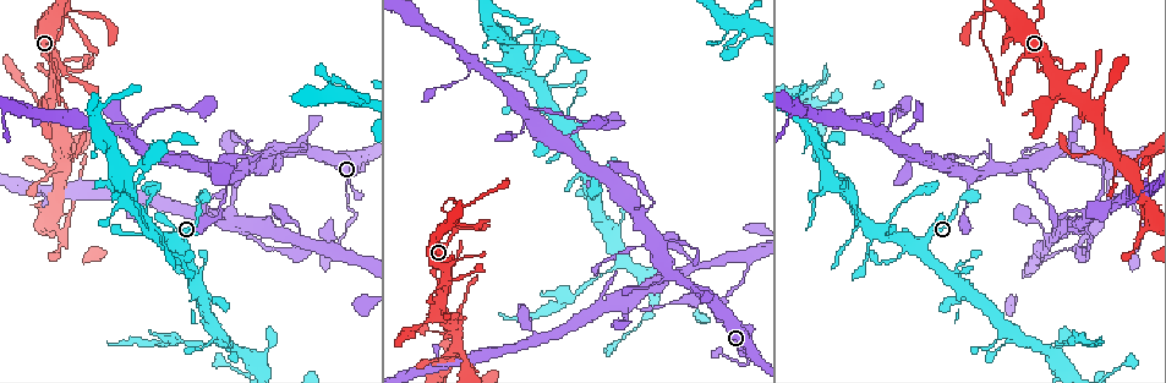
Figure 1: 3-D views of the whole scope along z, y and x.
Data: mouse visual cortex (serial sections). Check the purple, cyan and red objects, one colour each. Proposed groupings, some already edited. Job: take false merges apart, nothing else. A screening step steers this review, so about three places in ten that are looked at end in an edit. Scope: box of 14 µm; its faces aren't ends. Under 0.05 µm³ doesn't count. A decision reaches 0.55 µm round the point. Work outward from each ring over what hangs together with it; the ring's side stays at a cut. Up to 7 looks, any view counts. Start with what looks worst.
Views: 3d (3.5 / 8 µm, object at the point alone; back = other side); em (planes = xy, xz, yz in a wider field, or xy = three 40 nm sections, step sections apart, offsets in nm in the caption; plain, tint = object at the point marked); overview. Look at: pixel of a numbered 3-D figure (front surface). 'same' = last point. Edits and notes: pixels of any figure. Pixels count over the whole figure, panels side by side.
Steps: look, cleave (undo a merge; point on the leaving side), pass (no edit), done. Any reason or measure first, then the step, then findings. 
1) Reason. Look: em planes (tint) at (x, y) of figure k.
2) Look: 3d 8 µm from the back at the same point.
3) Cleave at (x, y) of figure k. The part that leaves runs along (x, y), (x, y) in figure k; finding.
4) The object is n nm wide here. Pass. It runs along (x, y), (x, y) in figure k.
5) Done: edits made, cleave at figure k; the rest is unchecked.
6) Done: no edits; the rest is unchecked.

A narrow waist. Look: 3d 8 µm at (608, 271) of figure 1.

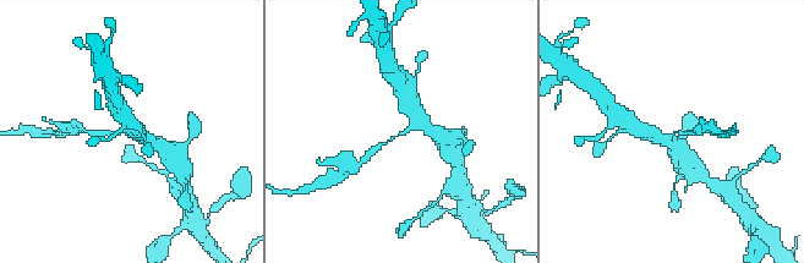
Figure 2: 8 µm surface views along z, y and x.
Closer look. Look: 3d 3.5 µm at (678, 132) of figure 2.

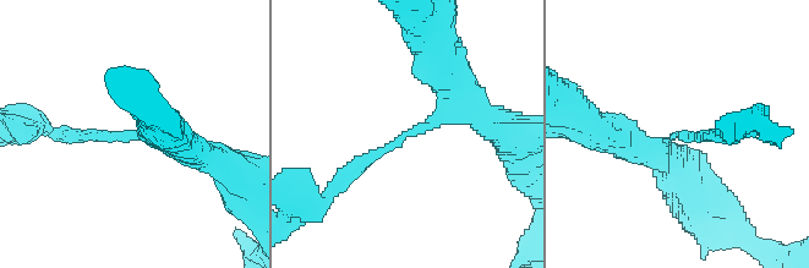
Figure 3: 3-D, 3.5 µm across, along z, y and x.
The arms are 150, 350 nm wide. Cleave at (357, 168) of figure 3. The part that leaves runs along (391, 145), (323, 198), (305, 189) in figure 3; two cells meet here.

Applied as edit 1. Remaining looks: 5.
See it whole again. Look: overview.

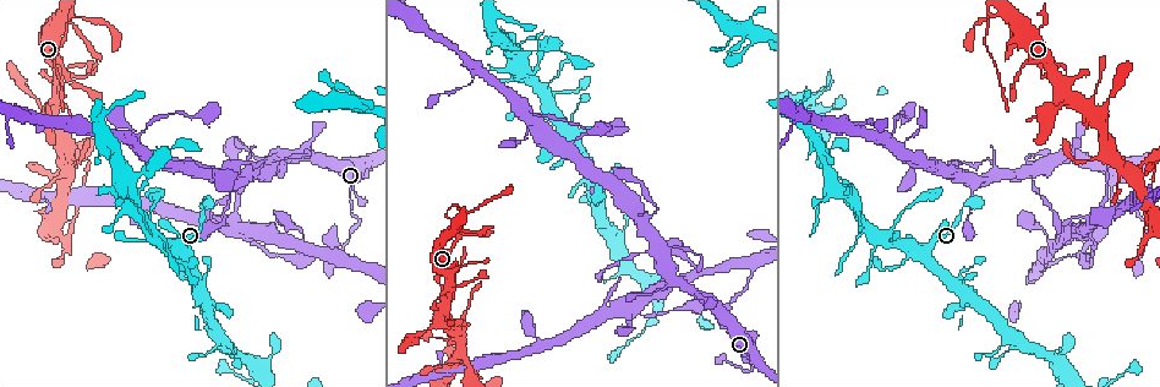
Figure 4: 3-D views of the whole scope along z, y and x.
Small branch off a trunk. Look: 3d 3.5 µm at (71, 14) of figure 4.

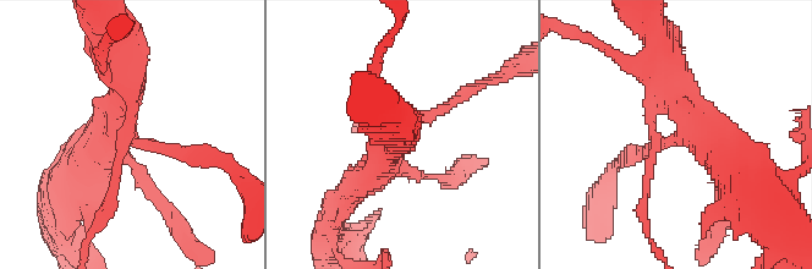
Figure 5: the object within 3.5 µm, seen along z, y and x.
The arms are 150, 150, 400, 400 nm wide. Cleave at (646, 179) of figure 5. The part that leaves runs along (659, 140), (643, 199), (653, 245) in figure 5; two cells meet here.

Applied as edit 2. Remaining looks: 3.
See it whole again. Look: overview.

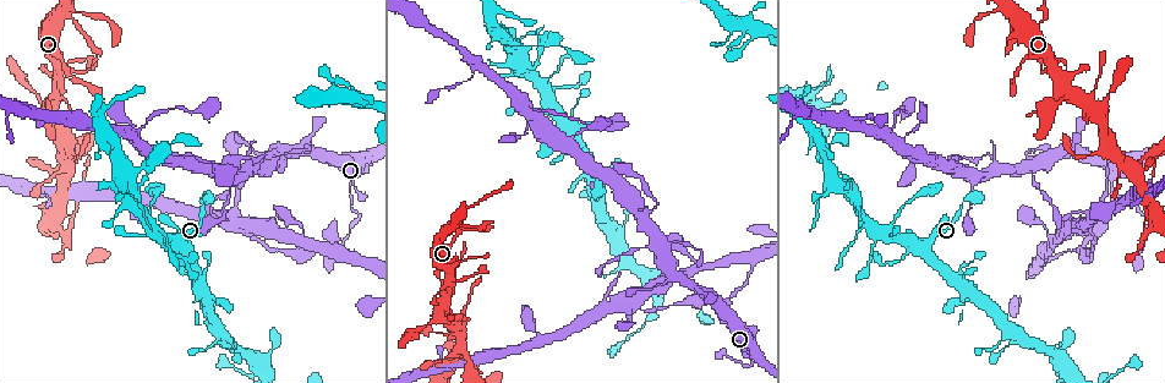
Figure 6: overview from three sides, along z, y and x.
Three arms meet. Look: em xy step 1 (tint) at (855, 203) of figure 6.

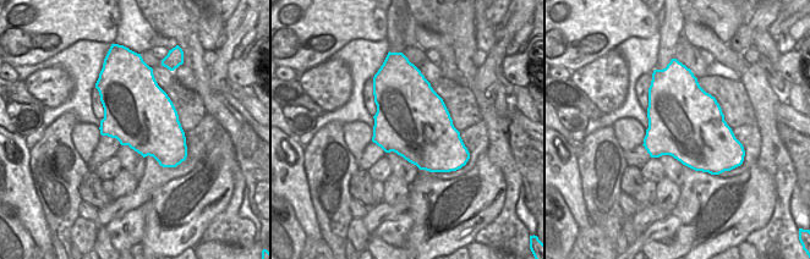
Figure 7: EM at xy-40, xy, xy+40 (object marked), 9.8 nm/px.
Wider look. Look: 3d 3.5 µm at the same point.

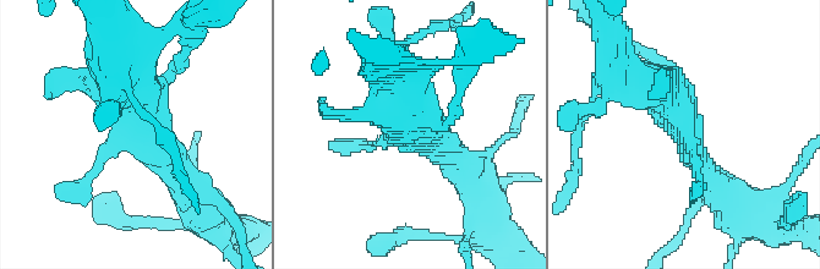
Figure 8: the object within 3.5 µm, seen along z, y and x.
Pass. It runs along (459, 168), (421, 136), (350, 148) in figure 8; continuous, no second cell.

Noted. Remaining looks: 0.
Done: edits made, cleave at figure 3, cleave at figure 5; the rest is unchecked.

